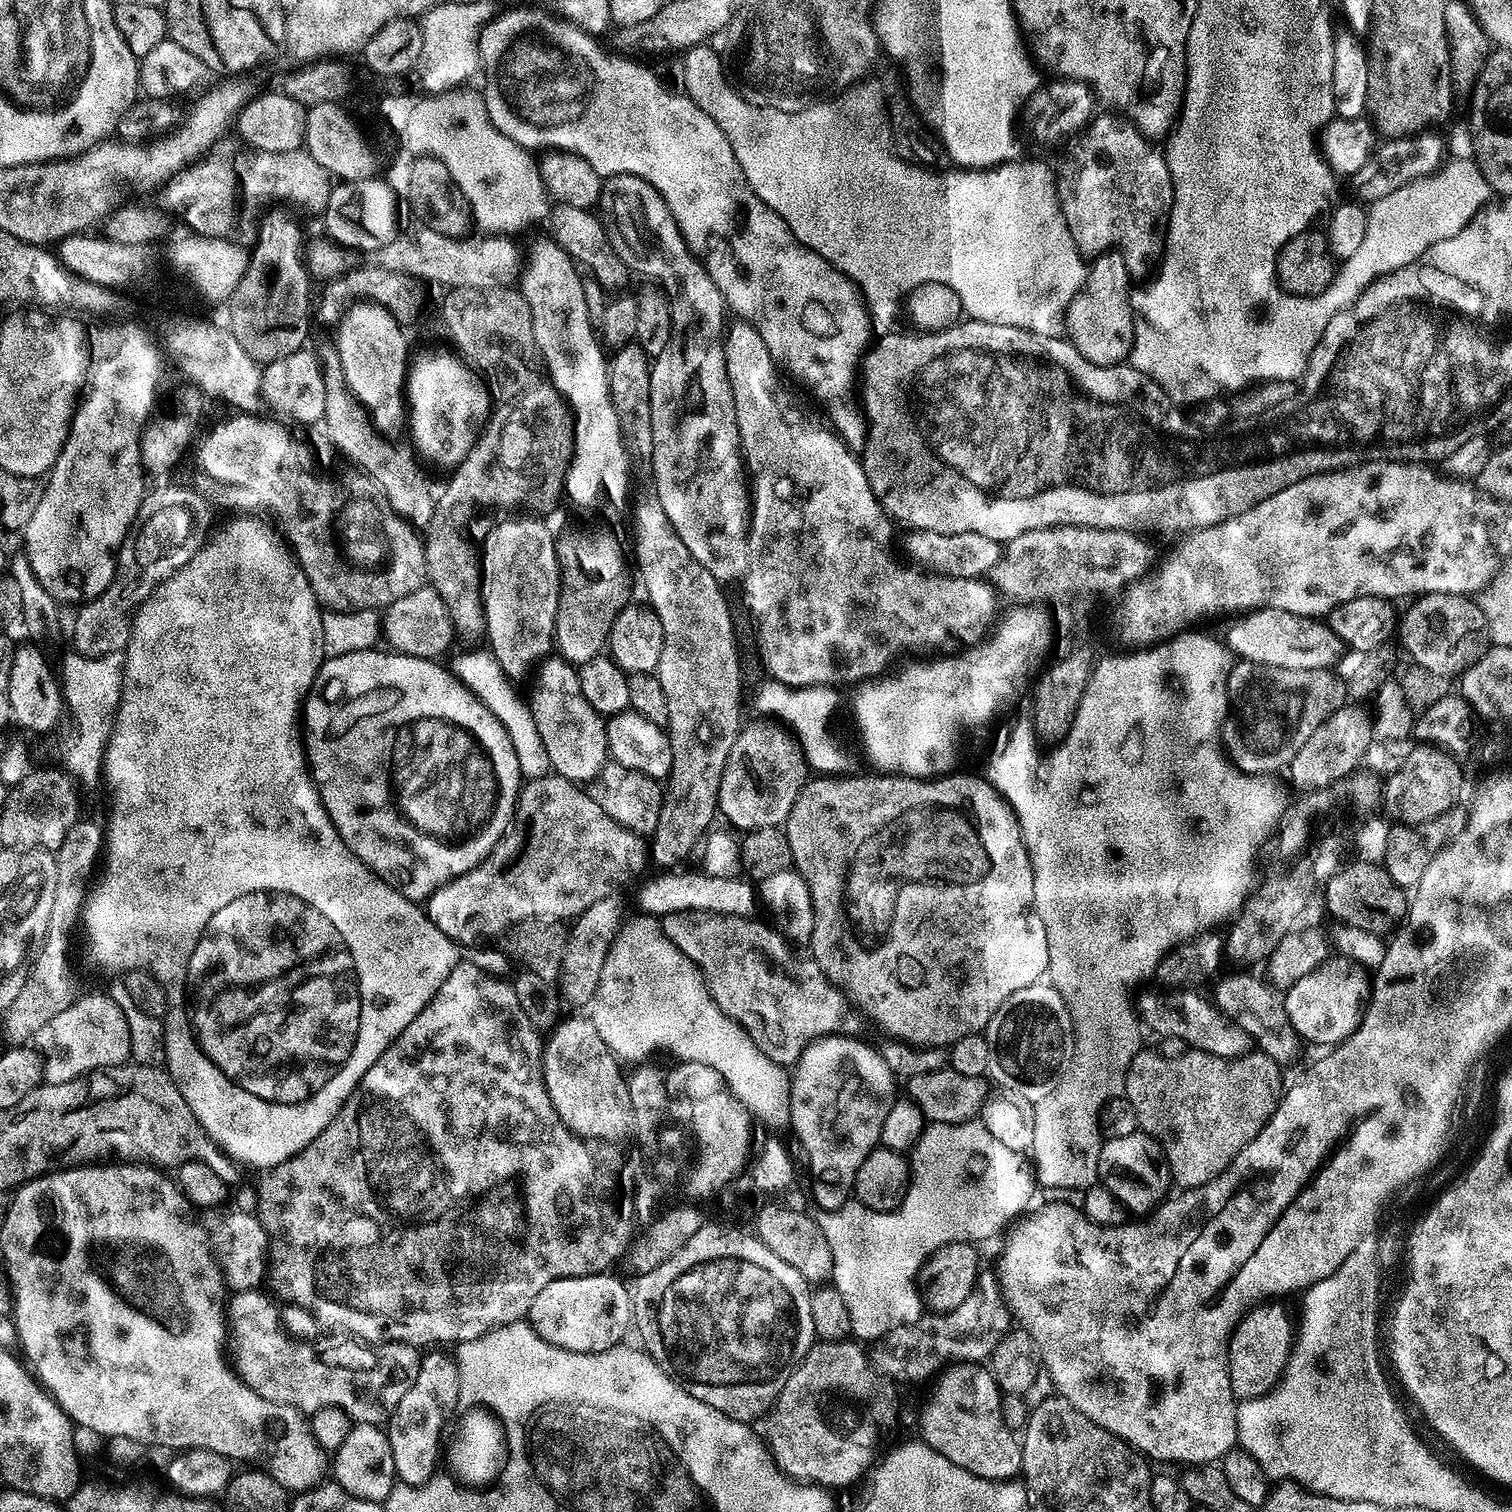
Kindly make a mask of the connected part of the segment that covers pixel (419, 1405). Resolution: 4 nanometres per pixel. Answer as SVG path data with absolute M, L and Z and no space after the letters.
M428 1350L420 1357L420 1369L410 1390L391 1409L387 1417L386 1431L390 1442L390 1451L394 1453L396 1479L405 1486L424 1486L436 1472L436 1463L442 1460L440 1435L448 1424L448 1419L455 1417L460 1403L460 1379L456 1361L444 1350Z

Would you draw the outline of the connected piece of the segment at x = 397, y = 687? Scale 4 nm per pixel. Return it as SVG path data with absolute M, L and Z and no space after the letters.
M371 650L364 652L342 654L340 657L329 656L324 663L320 665L316 681L312 684L312 689L308 691L308 697L304 700L302 709L302 739L304 741L304 754L308 757L308 767L312 782L316 789L320 792L320 801L326 810L328 817L334 822L334 826L338 830L338 834L342 838L342 842L346 842L346 846L350 846L350 850L360 859L375 876L382 878L382 882L386 882L394 890L398 890L408 900L417 902L427 901L429 896L434 895L444 884L449 884L454 878L458 878L462 874L466 874L471 868L477 868L489 854L492 853L492 847L495 846L500 839L503 838L505 830L512 823L512 815L516 809L516 799L520 796L522 787L522 777L520 767L518 766L518 754L514 754L514 746L510 742L510 734L506 734L506 730L502 726L502 722L498 722L498 718L494 718L494 714L490 714L490 710L486 710L484 703L473 694L473 692L464 685L462 681L453 676L447 667L444 668L440 662L436 660L423 660L417 656L405 656L396 650L388 650L392 652L378 652L379 650Z

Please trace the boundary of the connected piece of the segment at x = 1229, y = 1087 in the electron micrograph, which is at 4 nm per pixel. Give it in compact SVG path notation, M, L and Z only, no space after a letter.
M1189 1050L1186 1054L1182 1054L1182 1058L1166 1058L1159 1054L1153 1053L1152 1055L1144 1052L1137 1056L1135 1063L1128 1070L1126 1090L1127 1092L1129 1091L1128 1100L1132 1103L1129 1104L1131 1111L1138 1114L1140 1128L1146 1135L1153 1136L1160 1143L1168 1168L1172 1172L1173 1181L1177 1185L1181 1184L1184 1190L1191 1190L1203 1188L1205 1184L1209 1184L1218 1174L1226 1171L1234 1160L1238 1158L1238 1154L1242 1154L1242 1150L1246 1150L1246 1146L1250 1146L1250 1142L1254 1142L1254 1138L1258 1138L1258 1134L1264 1129L1266 1122L1270 1122L1274 1110L1280 1105L1280 1097L1285 1091L1286 1084L1285 1081L1280 1081L1280 1072L1282 1072L1281 1065L1259 1050L1248 1052L1245 1056L1240 1056L1236 1060L1218 1058L1214 1054L1206 1054L1195 1050Z

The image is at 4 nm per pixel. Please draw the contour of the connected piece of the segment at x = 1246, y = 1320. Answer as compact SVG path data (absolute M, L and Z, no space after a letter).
M1261 1302L1250 1309L1238 1322L1238 1326L1232 1331L1232 1337L1228 1343L1228 1369L1230 1370L1230 1386L1234 1390L1237 1401L1257 1400L1260 1396L1267 1396L1280 1384L1284 1371L1292 1359L1294 1349L1294 1328L1292 1332L1292 1320L1288 1317L1286 1309L1280 1302Z

